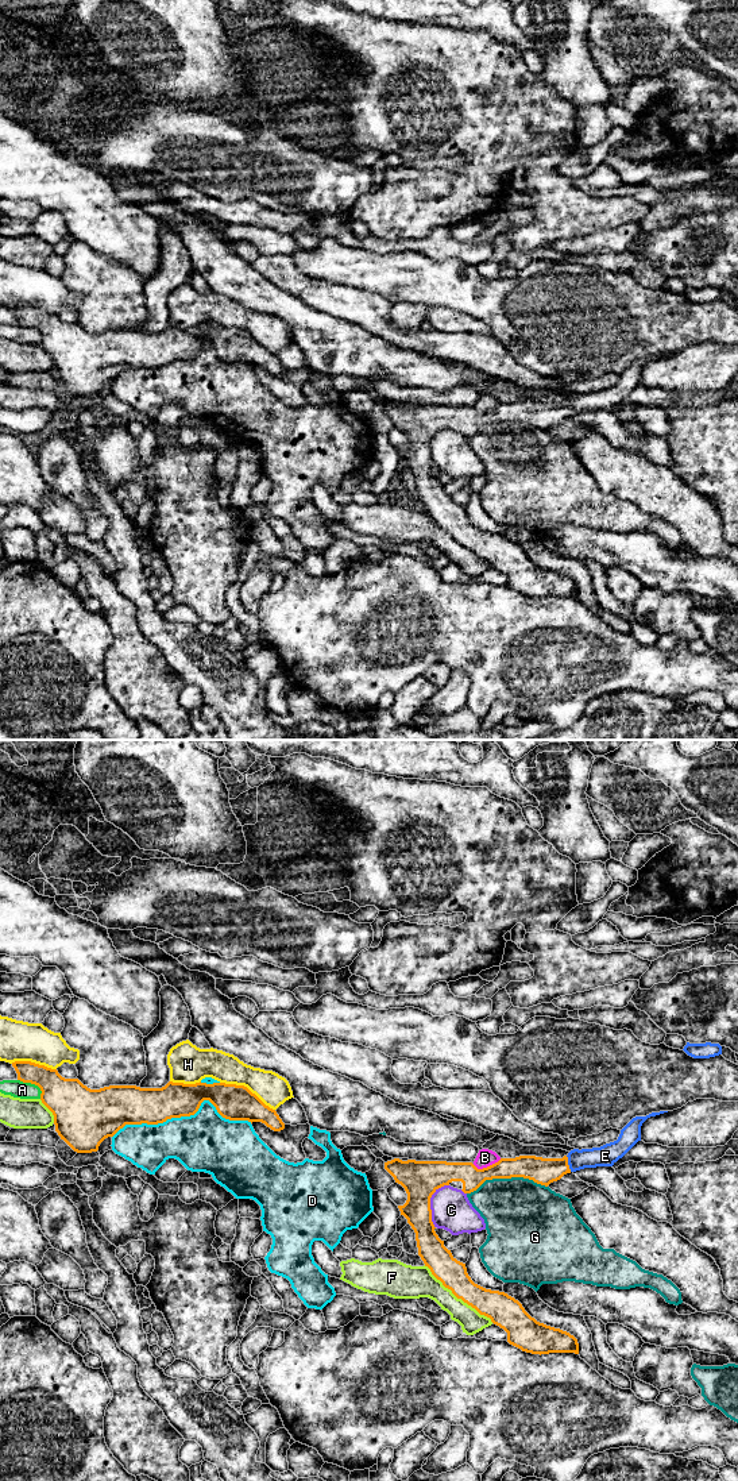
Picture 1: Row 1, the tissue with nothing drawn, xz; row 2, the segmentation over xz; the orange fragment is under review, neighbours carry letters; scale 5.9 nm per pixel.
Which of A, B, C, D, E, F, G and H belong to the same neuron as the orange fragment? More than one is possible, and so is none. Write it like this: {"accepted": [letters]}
{"accepted": ["E"]}

